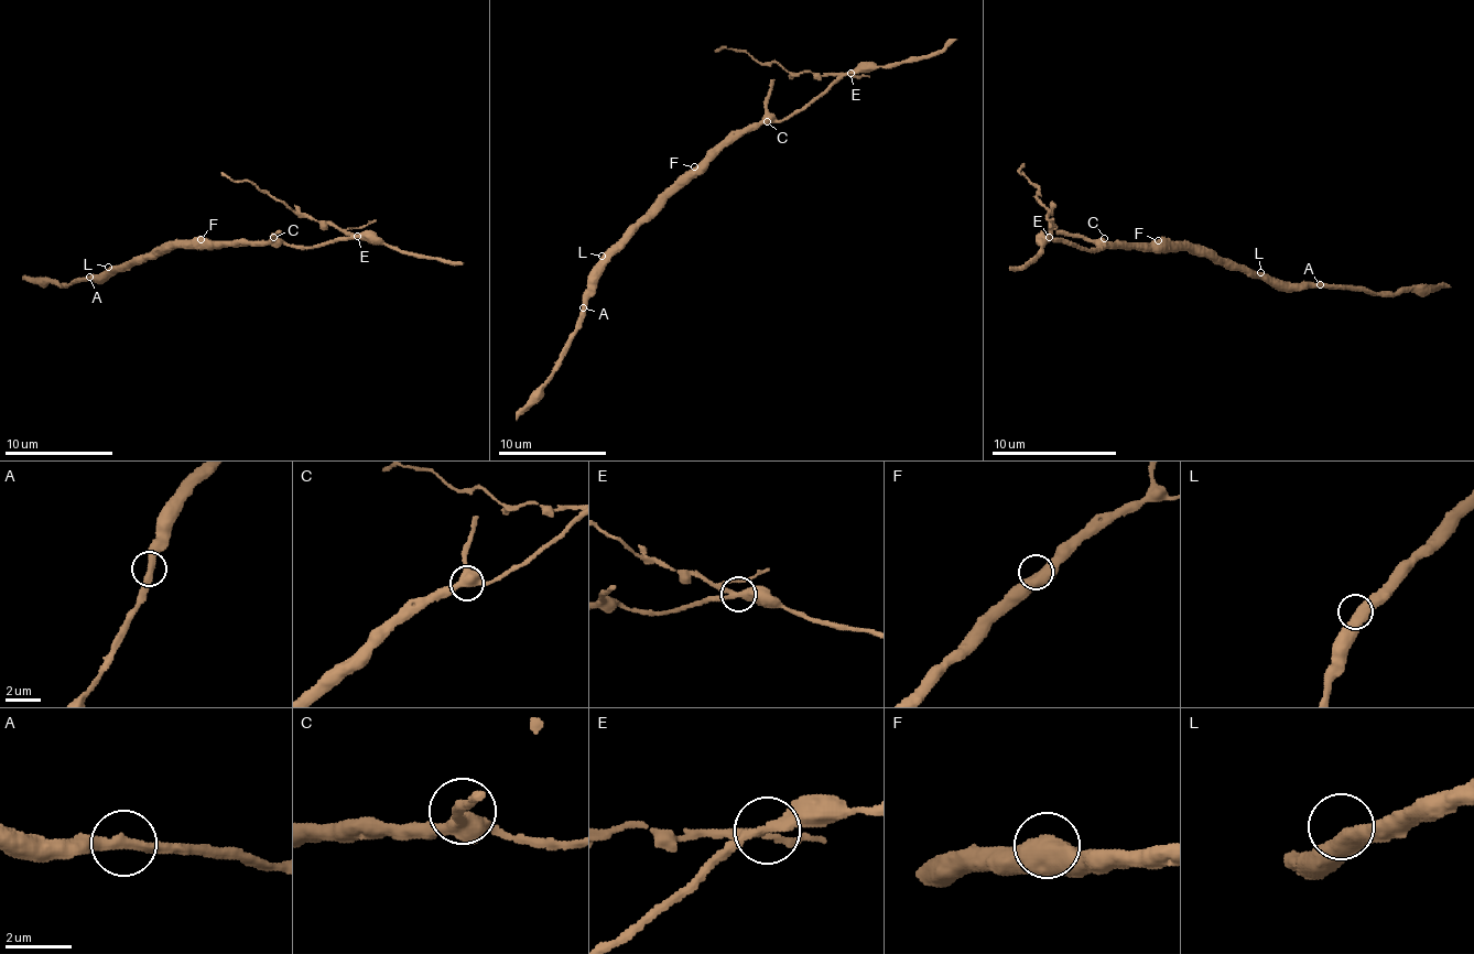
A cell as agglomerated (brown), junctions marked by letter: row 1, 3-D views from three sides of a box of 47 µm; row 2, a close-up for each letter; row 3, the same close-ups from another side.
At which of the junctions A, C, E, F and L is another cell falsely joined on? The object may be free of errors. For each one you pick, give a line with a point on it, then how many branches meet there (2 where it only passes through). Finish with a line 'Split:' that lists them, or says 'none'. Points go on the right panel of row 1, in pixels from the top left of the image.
E: (1049, 237) | 3
Split: E

